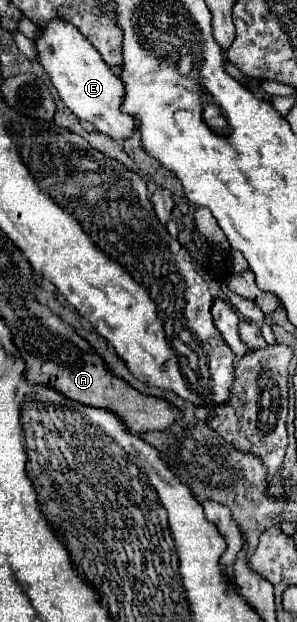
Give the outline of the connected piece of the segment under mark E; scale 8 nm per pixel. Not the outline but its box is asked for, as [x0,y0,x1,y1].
[36,19,136,141]

